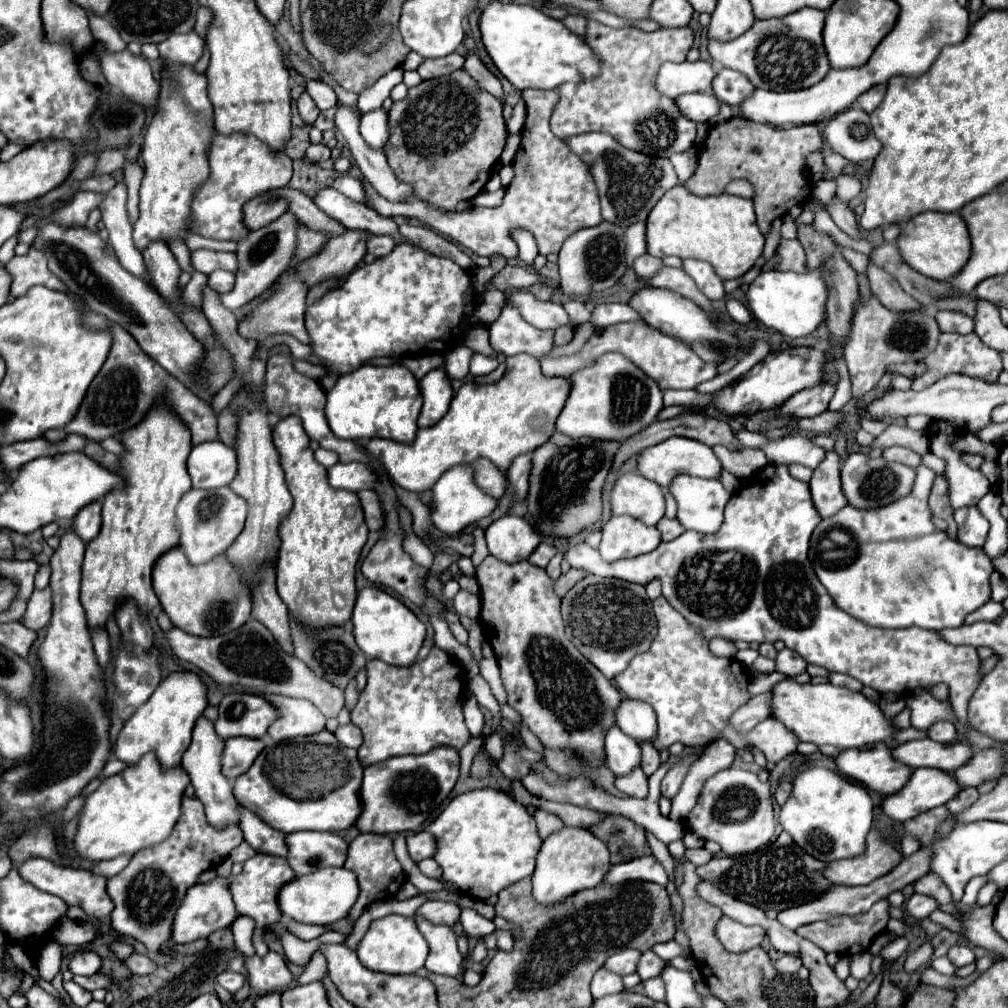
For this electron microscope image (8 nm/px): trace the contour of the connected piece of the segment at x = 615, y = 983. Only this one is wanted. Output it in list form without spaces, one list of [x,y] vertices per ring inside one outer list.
[[[600,968],[594,978],[592,978],[592,986],[590,986],[590,992],[592,992],[592,998],[598,1000],[602,996],[608,996],[608,994],[614,994],[614,992],[622,992],[624,986],[622,986],[622,978],[614,972],[608,972],[604,968]]]

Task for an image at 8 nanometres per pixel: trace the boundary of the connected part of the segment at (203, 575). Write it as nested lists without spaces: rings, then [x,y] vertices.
[[[172,548],[156,562],[152,580],[154,592],[158,594],[172,624],[192,636],[220,636],[250,620],[250,594],[246,592],[240,574],[224,554],[194,568],[182,554],[182,548]]]

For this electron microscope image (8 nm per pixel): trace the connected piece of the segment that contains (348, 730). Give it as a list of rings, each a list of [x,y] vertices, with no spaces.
[[[346,724],[346,726],[340,726],[336,732],[334,732],[340,740],[340,744],[344,744],[346,748],[358,748],[362,744],[362,732],[354,726],[354,724]]]

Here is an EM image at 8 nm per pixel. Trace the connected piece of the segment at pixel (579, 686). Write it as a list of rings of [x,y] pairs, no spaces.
[[[486,556],[486,560],[476,568],[476,580],[482,590],[480,624],[486,640],[492,644],[494,654],[498,658],[502,684],[508,694],[508,704],[522,714],[528,728],[540,738],[544,746],[572,748],[592,768],[602,764],[604,736],[614,724],[614,712],[622,696],[614,688],[614,684],[604,678],[602,672],[598,672],[596,666],[590,664],[566,638],[564,622],[560,616],[560,598],[554,592],[554,580],[546,574],[546,570],[532,566],[526,560],[506,564],[494,556]]]

